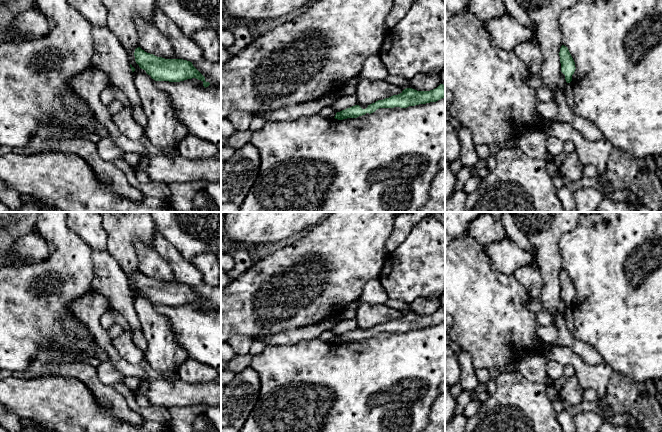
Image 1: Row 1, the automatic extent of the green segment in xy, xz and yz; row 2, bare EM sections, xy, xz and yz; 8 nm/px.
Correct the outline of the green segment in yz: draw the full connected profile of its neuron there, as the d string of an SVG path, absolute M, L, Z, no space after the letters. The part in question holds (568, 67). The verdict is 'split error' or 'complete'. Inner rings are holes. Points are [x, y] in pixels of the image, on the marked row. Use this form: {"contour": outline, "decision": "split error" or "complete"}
{"contour": "M564 45L561 46L560 52L560 63L561 63L561 72L565 75L565 80L567 83L572 81L572 75L575 72L575 62L568 50Z", "decision": "complete"}

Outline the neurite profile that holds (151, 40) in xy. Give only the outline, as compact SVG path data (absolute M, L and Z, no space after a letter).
M134 17L137 26L139 47L147 53L165 59L178 59L175 56L172 44L157 28L154 22Z

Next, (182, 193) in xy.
M204 181L171 183L169 185L171 191L170 206L177 212L189 212L196 209L195 195L199 191L205 190L207 184Z

